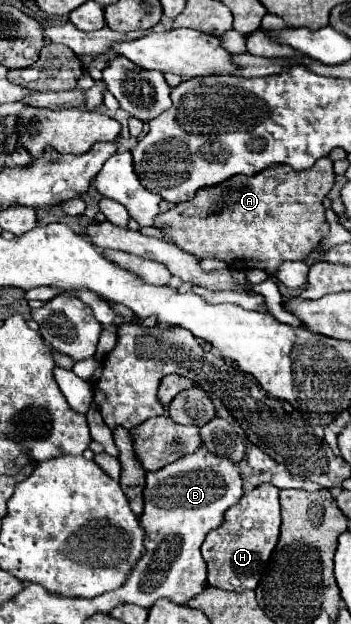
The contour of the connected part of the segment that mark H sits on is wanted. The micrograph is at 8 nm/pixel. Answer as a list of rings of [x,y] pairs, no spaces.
[[[262,483],[256,489],[242,495],[242,499],[226,511],[224,523],[210,531],[202,543],[202,557],[208,565],[208,585],[228,589],[228,591],[246,591],[256,589],[270,553],[278,543],[280,531],[280,503],[278,489],[270,483]]]

